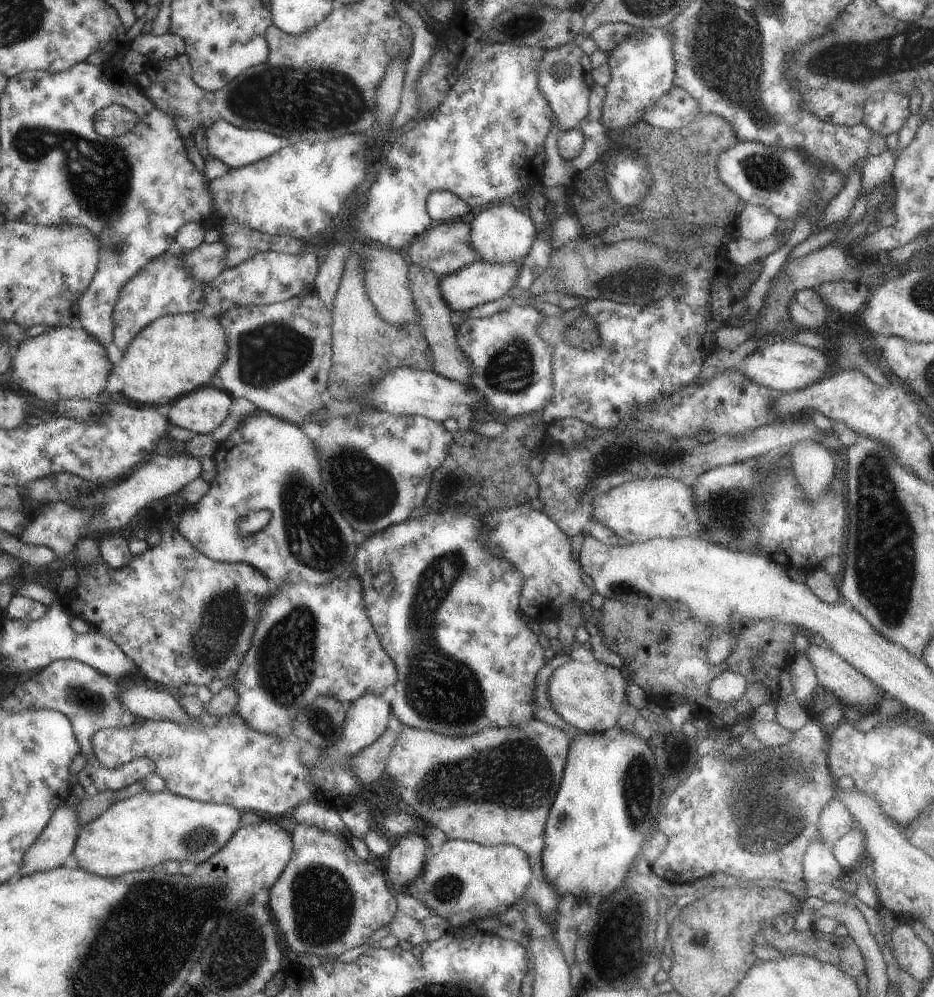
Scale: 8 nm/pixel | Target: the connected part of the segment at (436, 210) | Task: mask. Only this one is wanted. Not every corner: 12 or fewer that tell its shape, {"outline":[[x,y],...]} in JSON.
{"outline":[[434,190],[425,210],[434,224],[459,220],[469,207],[452,192]]}

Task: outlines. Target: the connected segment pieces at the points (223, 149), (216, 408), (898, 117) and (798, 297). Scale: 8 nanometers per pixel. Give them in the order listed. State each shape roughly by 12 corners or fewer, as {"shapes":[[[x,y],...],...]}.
{"shapes":[[[215,120],[204,132],[207,155],[229,169],[288,145],[259,130]],[[211,385],[176,398],[172,426],[210,433],[233,398]],[[873,92],[861,124],[885,137],[909,113],[905,94]],[[813,289],[795,292],[789,318],[800,329],[827,323],[828,310]]]}

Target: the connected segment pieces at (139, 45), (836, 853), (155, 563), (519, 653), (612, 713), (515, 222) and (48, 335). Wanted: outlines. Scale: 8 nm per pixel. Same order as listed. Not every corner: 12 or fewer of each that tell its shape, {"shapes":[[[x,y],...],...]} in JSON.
{"shapes":[[[165,33],[137,35],[130,49],[149,59],[183,52],[183,40]],[[857,827],[833,842],[843,871],[863,861],[865,836]],[[162,540],[57,604],[155,684],[228,682],[275,584]],[[451,506],[358,538],[347,574],[401,725],[534,718],[526,583]],[[595,659],[547,678],[551,710],[579,733],[618,728],[627,679]],[[510,200],[492,203],[469,224],[477,259],[519,263],[536,234]],[[50,327],[10,356],[43,402],[106,397],[111,362],[83,328]]]}

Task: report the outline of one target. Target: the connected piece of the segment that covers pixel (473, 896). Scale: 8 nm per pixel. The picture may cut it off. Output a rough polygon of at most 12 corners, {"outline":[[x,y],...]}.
{"outline":[[446,839],[405,892],[444,918],[499,913],[533,881],[513,844]]}

